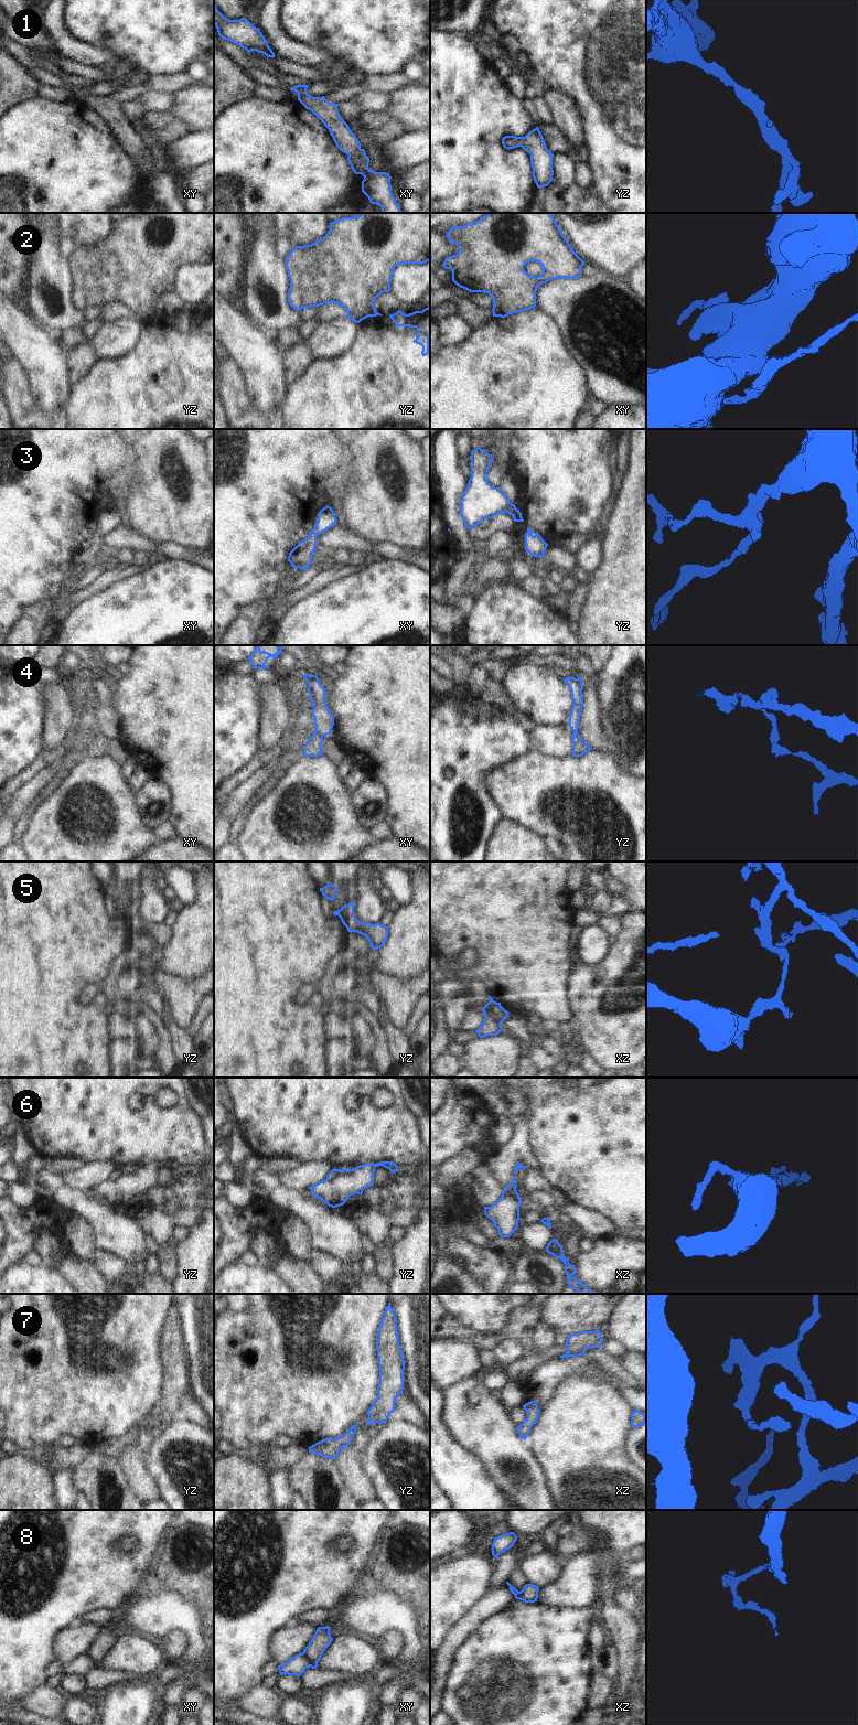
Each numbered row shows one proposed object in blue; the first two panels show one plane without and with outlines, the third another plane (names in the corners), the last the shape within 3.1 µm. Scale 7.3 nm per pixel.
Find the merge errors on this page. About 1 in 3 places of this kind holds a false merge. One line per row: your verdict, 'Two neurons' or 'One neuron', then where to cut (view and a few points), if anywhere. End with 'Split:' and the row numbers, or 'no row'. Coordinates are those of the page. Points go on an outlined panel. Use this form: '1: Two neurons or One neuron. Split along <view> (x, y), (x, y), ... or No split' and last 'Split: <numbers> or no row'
1: One neuron. No split
2: Two neurons. Split along xy (506, 314), (497, 315)
3: One neuron. No split
4: Two neurons. Split along xy (315, 729), (323, 735)
5: Two neurons. Split along xz (493, 1000), (490, 1004), (490, 1013), (501, 1022)
6: Two neurons. Split along xz (511, 1190), (510, 1195), (519, 1204)
7: One neuron. No split
8: Two neurons. Split along xy (301, 1653), (310, 1665)
Split: 2, 4, 5, 6, 8

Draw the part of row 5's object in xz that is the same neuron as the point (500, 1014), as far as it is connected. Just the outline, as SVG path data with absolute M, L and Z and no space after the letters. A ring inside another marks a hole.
M493 1001L490 1004L490 1012L494 1016L496 1020L498 1020L501 1024L506 1019L507 1015L510 1014L507 1010L505 1010L501 1003Z

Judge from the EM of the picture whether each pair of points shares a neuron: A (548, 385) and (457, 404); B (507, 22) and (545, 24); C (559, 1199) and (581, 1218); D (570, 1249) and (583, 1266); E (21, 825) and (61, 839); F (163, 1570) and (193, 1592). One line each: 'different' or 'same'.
A: same
B: same
C: different
D: different
E: different
F: same

